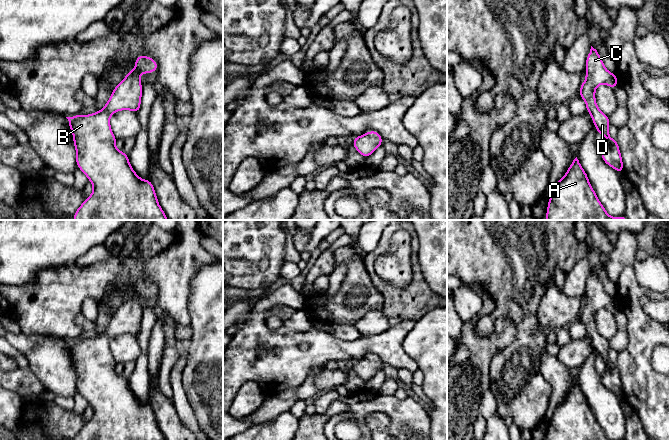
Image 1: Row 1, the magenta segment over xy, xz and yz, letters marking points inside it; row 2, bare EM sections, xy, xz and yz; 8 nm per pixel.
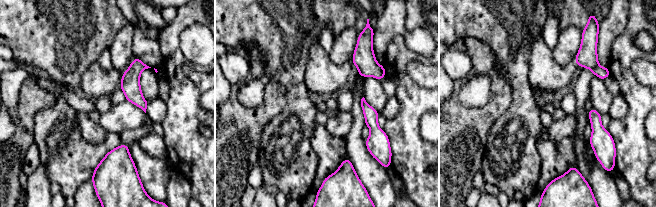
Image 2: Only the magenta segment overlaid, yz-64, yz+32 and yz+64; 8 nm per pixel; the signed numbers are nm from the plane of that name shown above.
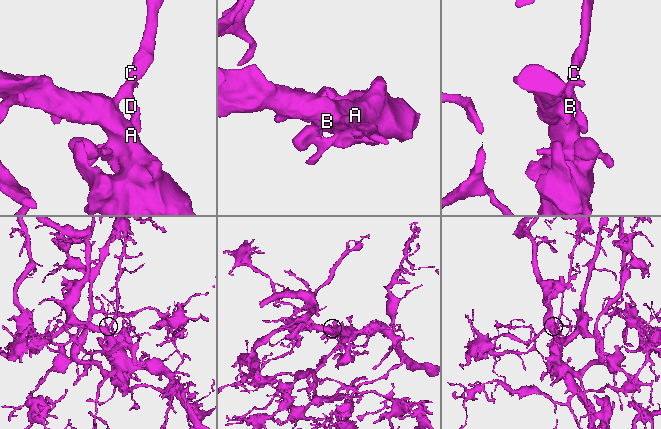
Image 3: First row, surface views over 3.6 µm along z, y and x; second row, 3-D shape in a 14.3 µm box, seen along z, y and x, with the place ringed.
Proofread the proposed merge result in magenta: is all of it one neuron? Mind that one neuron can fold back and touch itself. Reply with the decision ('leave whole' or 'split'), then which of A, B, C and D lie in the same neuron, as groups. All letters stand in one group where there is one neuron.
leave whole; A B C D

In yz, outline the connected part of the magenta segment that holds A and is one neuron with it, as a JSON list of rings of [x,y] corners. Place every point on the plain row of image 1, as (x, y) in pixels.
[[[577,381],[556,407],[549,421],[546,440],[610,440]]]

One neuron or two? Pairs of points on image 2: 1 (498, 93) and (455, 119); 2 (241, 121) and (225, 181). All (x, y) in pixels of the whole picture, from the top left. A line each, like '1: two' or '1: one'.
1: one
2: one

